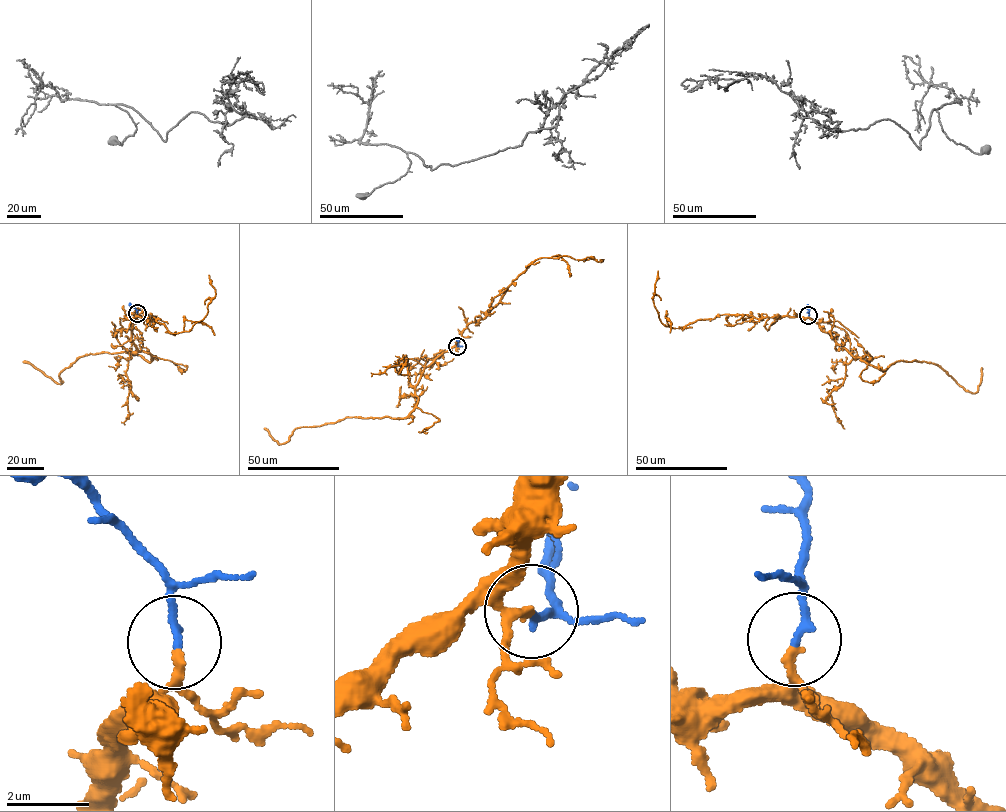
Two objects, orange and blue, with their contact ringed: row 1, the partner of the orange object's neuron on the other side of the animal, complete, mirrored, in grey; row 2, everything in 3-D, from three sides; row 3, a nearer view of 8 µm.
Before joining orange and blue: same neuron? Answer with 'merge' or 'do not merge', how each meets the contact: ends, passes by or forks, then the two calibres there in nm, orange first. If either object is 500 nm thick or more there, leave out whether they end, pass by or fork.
merge; orange passes by; blue ends there; 150 nm thick on the orange side, 200 nm on the other

